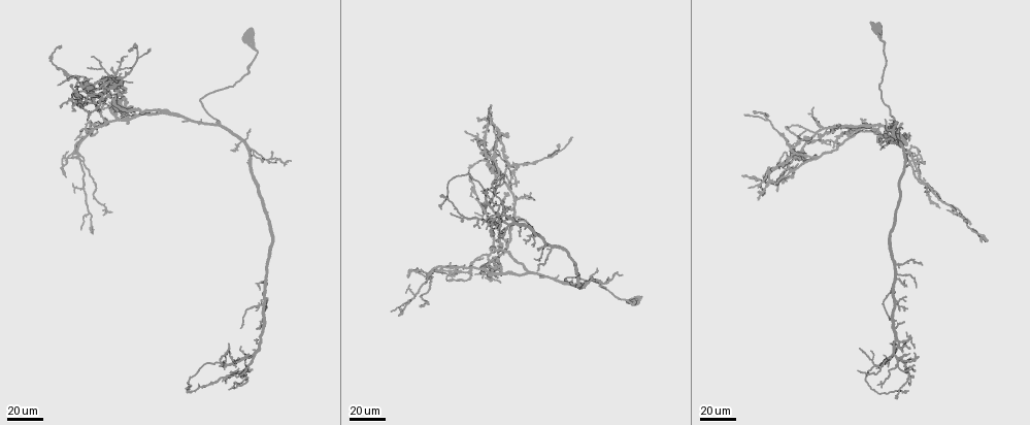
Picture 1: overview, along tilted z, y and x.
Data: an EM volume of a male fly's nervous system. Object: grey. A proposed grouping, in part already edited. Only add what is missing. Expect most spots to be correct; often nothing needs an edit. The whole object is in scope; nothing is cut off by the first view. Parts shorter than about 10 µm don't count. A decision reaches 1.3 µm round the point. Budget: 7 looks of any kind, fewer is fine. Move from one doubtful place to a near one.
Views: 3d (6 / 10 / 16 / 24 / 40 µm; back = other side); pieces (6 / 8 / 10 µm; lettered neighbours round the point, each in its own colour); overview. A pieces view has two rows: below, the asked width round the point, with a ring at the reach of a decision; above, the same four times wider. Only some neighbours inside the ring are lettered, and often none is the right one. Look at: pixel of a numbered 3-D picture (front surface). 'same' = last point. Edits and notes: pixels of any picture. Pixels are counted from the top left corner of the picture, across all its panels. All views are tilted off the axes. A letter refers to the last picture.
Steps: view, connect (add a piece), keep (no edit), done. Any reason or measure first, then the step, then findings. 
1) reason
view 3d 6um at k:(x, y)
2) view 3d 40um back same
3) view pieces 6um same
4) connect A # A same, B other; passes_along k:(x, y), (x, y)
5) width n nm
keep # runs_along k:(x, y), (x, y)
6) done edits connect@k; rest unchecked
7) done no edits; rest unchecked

tapers out
view 3d 40um at 1:(833, 146)

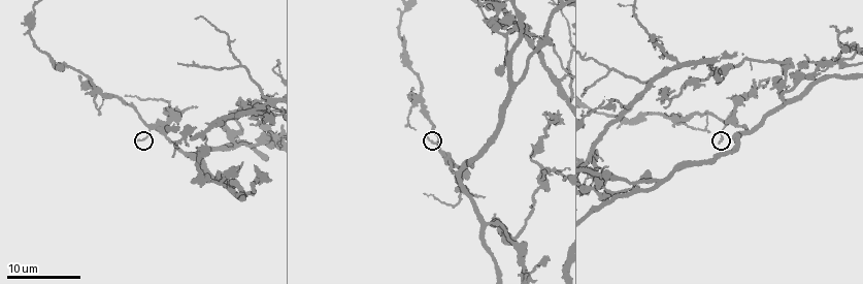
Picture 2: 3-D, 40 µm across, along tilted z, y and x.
view pieces 6um at 2:(427, 136)

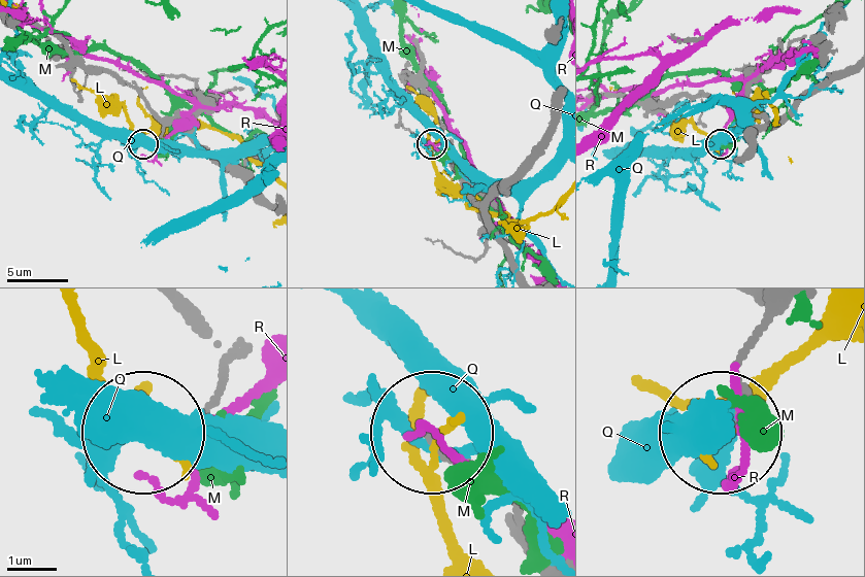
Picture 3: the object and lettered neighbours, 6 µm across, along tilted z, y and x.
keep # L other, M other, Q other, R other; no lettered piece goes on from it

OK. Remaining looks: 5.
tapers out
view 3d 24um at 1:(181, 122)

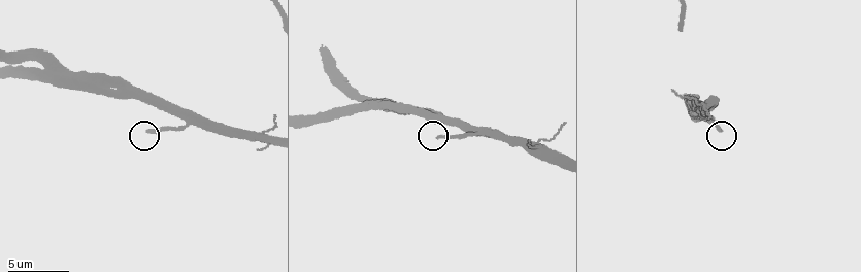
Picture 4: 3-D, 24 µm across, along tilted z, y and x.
view pieces 10um at 4:(149, 130)

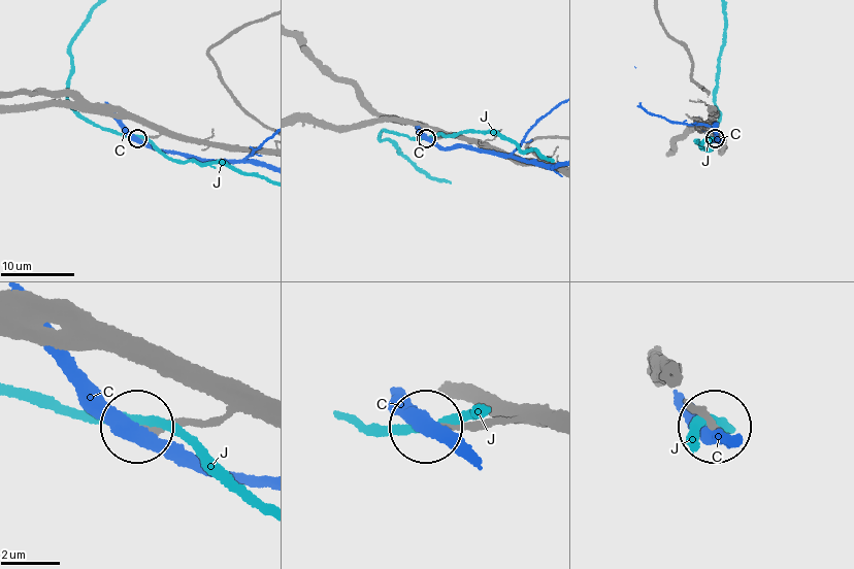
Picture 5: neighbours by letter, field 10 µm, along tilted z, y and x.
keep # C other, J other; runs_along 5:(256, 415), (137, 427); none of them fits

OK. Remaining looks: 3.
an open end
view 3d 24um at 1:(491, 237)

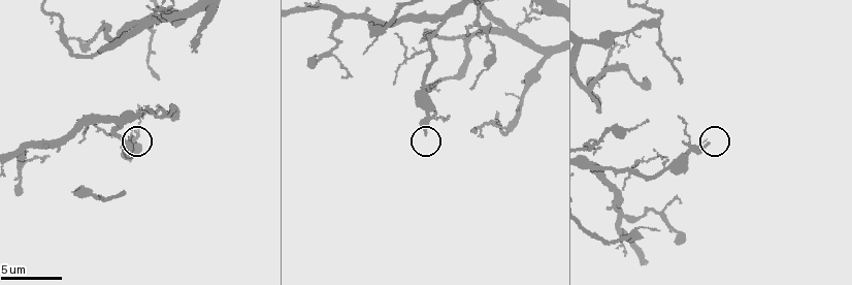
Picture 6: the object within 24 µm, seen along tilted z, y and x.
see the neighbours
view pieces 8um at 6:(706, 143)

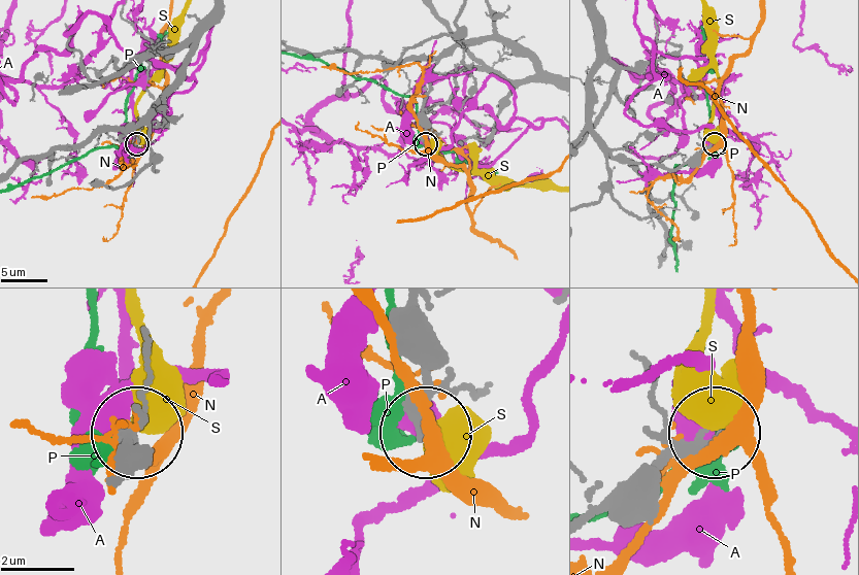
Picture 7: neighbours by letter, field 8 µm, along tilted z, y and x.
keep # A other, N other, P other, S other; no lettered piece goes on from it

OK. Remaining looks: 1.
done no edits; rest unchecked

